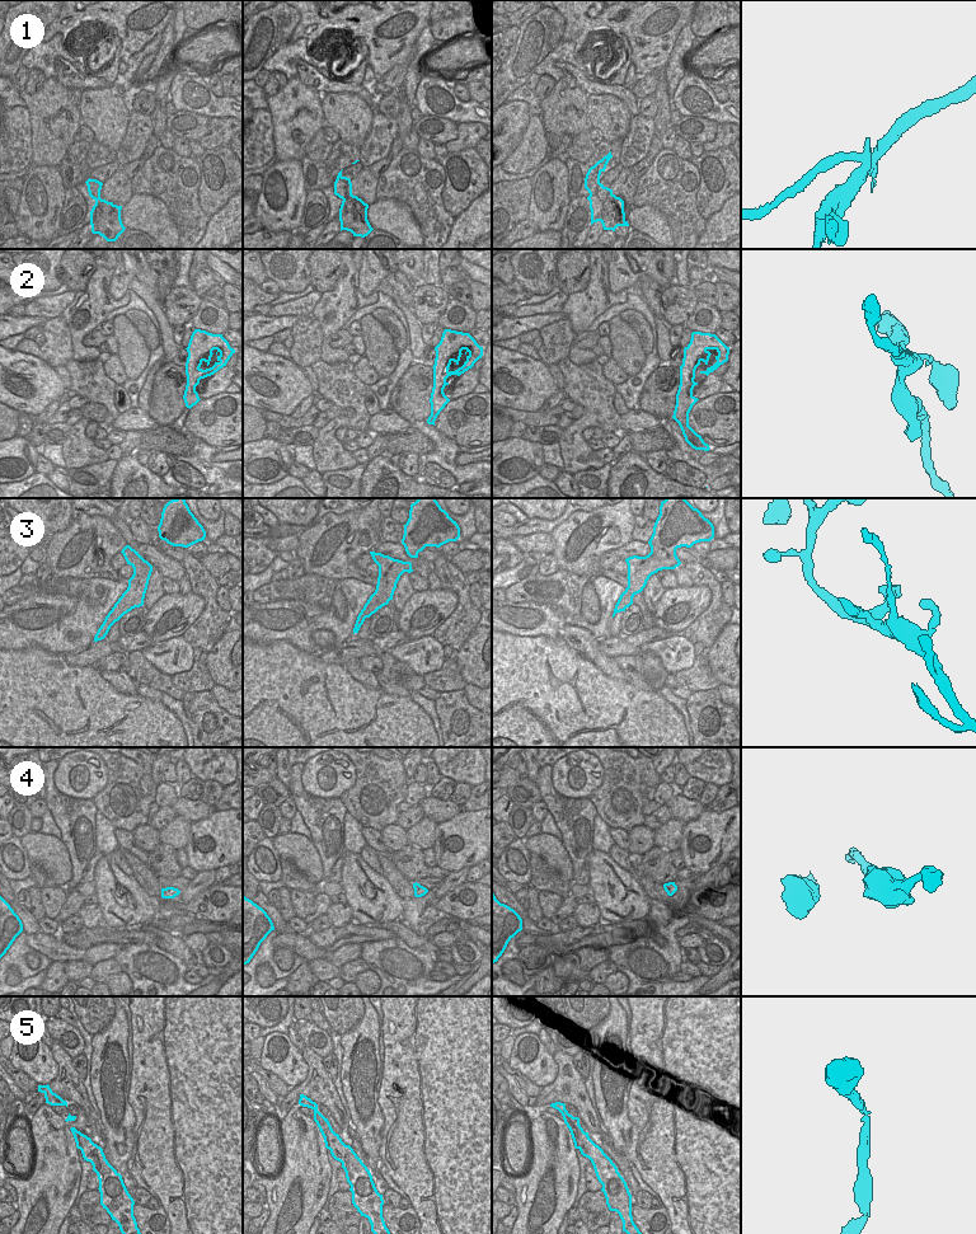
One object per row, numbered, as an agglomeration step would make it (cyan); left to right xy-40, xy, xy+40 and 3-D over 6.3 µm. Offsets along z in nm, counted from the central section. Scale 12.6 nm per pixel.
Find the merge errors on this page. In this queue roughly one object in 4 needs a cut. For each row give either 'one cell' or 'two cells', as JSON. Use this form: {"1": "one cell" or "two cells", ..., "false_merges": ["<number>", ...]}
{"1": "two cells", "2": "one cell", "3": "one cell", "4": "one cell", "5": "one cell", "false_merges": ["1"]}

